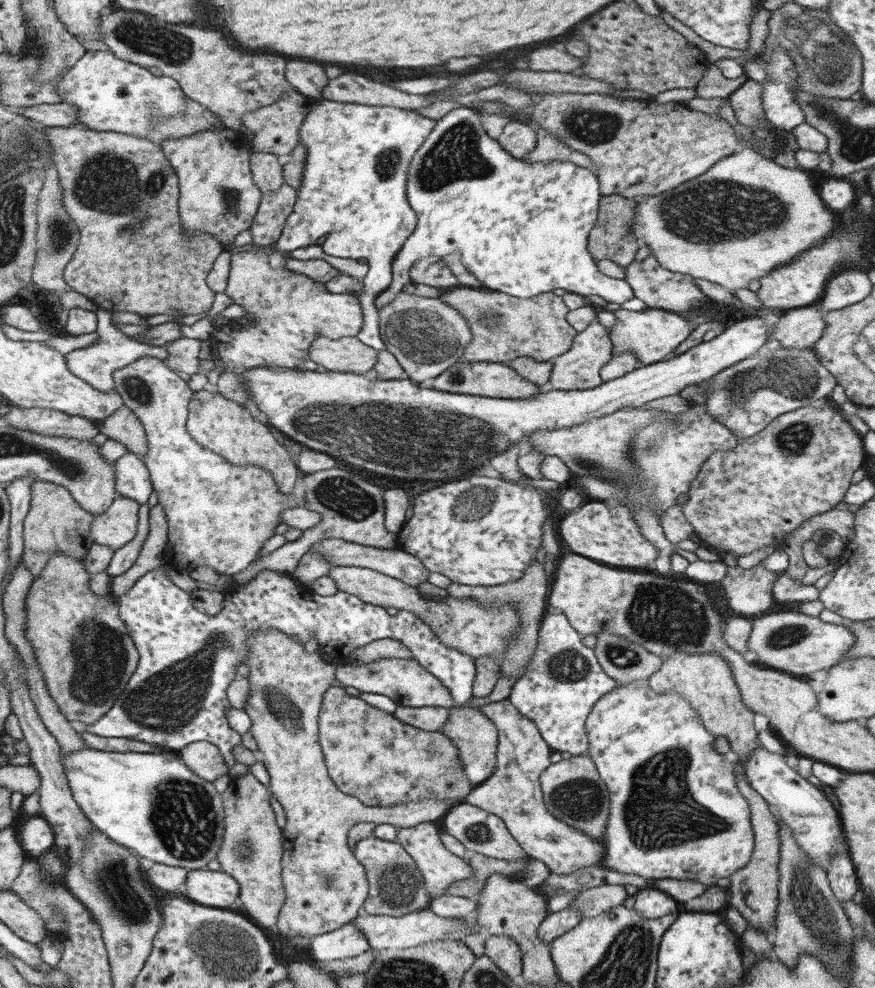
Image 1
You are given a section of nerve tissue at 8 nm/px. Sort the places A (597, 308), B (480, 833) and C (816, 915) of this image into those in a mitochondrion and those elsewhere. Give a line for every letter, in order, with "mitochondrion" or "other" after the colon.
A: other
B: mitochondrion
C: mitochondrion

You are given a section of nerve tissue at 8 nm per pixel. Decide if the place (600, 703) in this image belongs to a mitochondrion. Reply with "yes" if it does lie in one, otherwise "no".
no

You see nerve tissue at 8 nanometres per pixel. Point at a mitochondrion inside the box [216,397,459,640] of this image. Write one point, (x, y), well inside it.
(345, 495)

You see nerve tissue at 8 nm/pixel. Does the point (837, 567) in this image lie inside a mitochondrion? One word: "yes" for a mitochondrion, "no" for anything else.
no

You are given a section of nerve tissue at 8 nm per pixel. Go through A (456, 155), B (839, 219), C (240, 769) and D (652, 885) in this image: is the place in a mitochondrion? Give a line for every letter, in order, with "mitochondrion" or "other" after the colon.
A: mitochondrion
B: other
C: other
D: other

